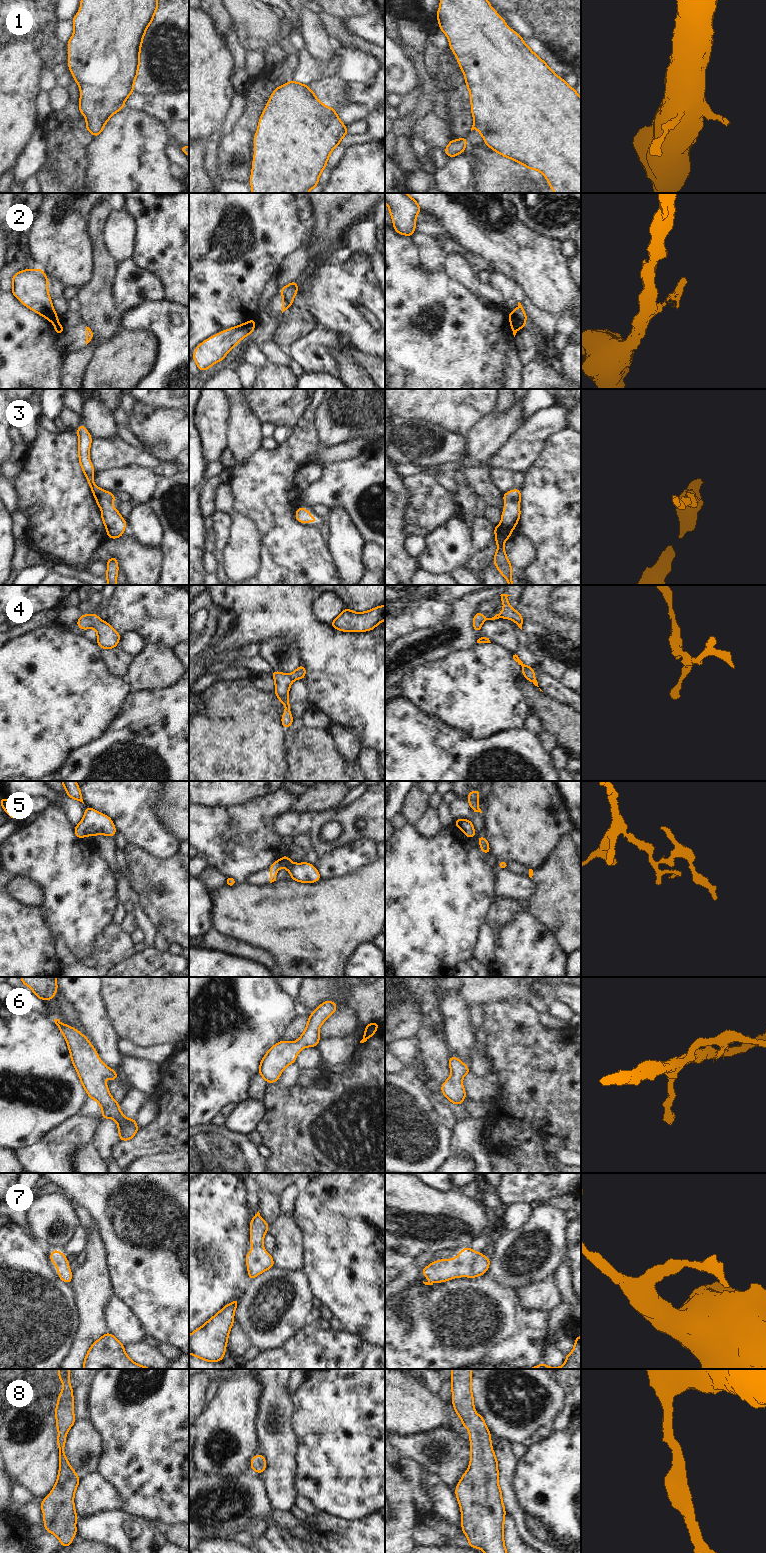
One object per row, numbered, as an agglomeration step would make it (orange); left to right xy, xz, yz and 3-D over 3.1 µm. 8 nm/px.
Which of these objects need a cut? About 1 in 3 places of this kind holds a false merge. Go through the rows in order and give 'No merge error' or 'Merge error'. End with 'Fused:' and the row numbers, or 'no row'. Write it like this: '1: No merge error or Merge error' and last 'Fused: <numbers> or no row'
1: No merge error
2: Merge error
3: No merge error
4: No merge error
5: No merge error
6: No merge error
7: No merge error
8: No merge error
Fused: 2

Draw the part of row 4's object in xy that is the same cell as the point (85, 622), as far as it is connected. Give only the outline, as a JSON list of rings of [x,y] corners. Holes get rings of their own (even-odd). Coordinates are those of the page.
[[[97,612],[91,615],[82,614],[76,625],[87,630],[94,628],[97,631],[97,644],[101,649],[112,649],[118,646],[121,635],[106,621],[101,621]]]

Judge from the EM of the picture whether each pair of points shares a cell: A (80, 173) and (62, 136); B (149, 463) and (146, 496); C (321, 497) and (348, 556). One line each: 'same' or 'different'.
A: same
B: different
C: different

